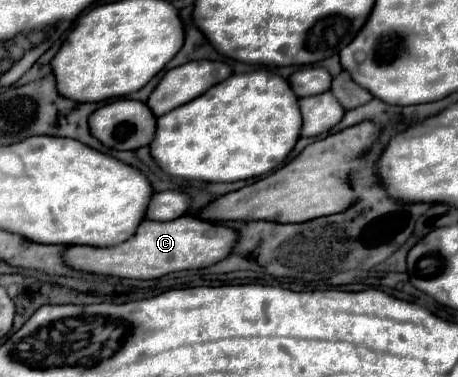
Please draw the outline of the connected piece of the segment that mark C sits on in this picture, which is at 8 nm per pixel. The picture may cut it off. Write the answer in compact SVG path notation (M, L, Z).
M183 215L173 221L145 221L135 237L127 239L115 247L89 247L89 245L75 245L69 247L65 253L67 265L81 271L91 271L99 275L115 275L121 279L159 279L173 271L187 271L187 269L203 269L211 267L217 261L229 257L239 241L235 229L203 221L195 215Z

